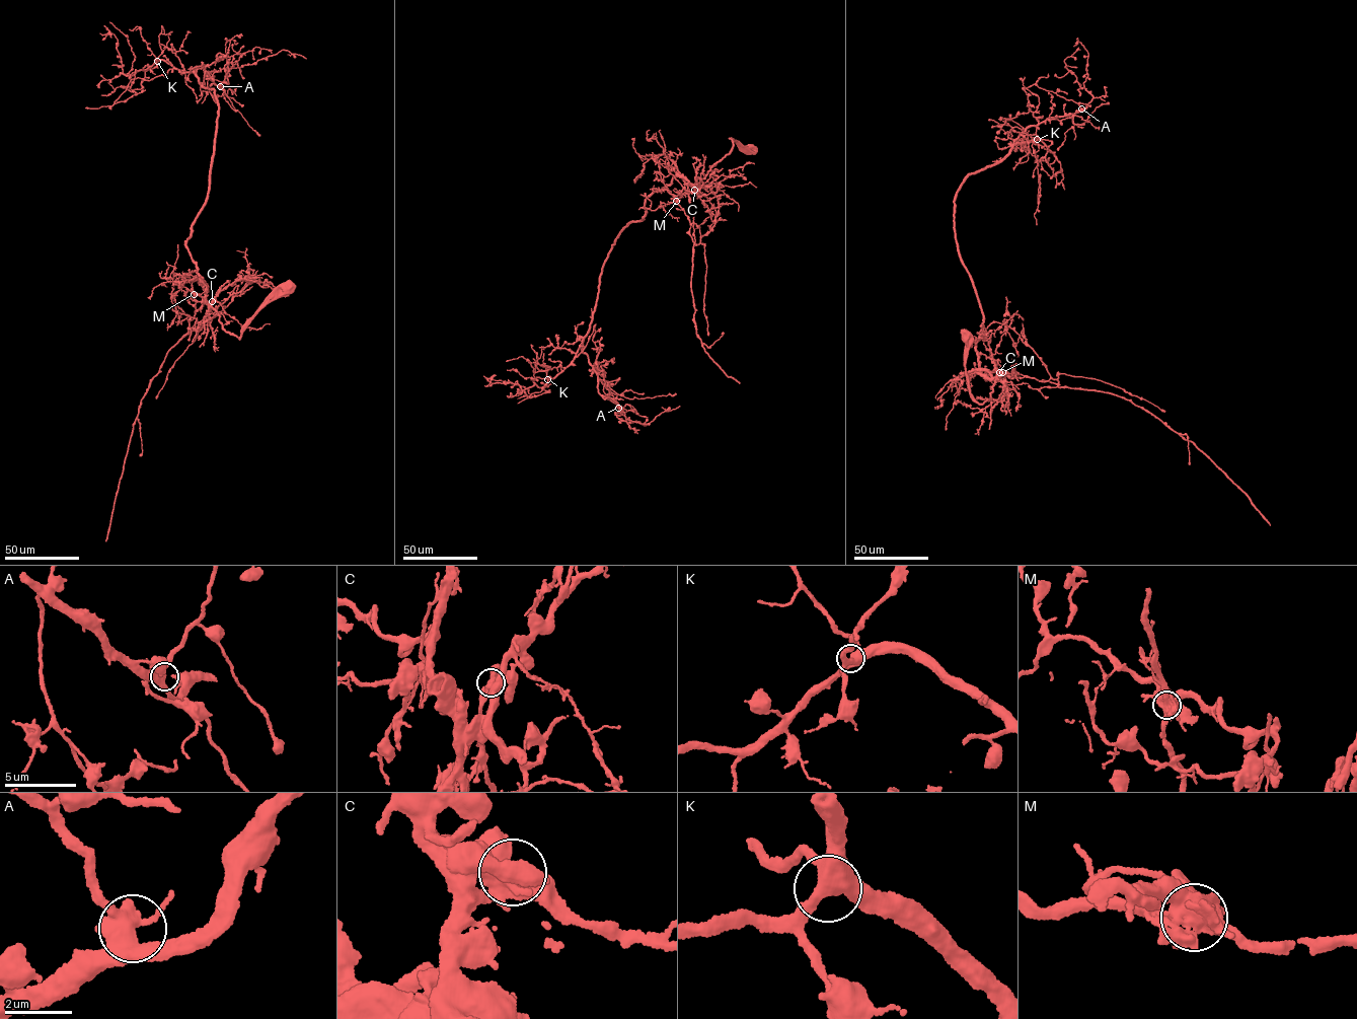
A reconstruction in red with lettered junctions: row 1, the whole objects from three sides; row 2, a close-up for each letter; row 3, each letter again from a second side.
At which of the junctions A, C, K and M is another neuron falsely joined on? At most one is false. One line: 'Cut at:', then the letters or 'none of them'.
Cut at: M

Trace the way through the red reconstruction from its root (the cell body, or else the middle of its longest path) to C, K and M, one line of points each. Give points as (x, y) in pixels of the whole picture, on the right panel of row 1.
C: (965, 334), (963, 336), (968, 345), (965, 369), (971, 393), (979, 404), (990, 398), (999, 372)
K: (965, 334), (981, 404), (997, 379), (977, 370), (983, 315), (957, 243), (955, 196), (1037, 139)
M: (965, 334), (965, 369), (971, 393), (979, 404), (990, 398), (997, 379), (992, 378), (1002, 372)

